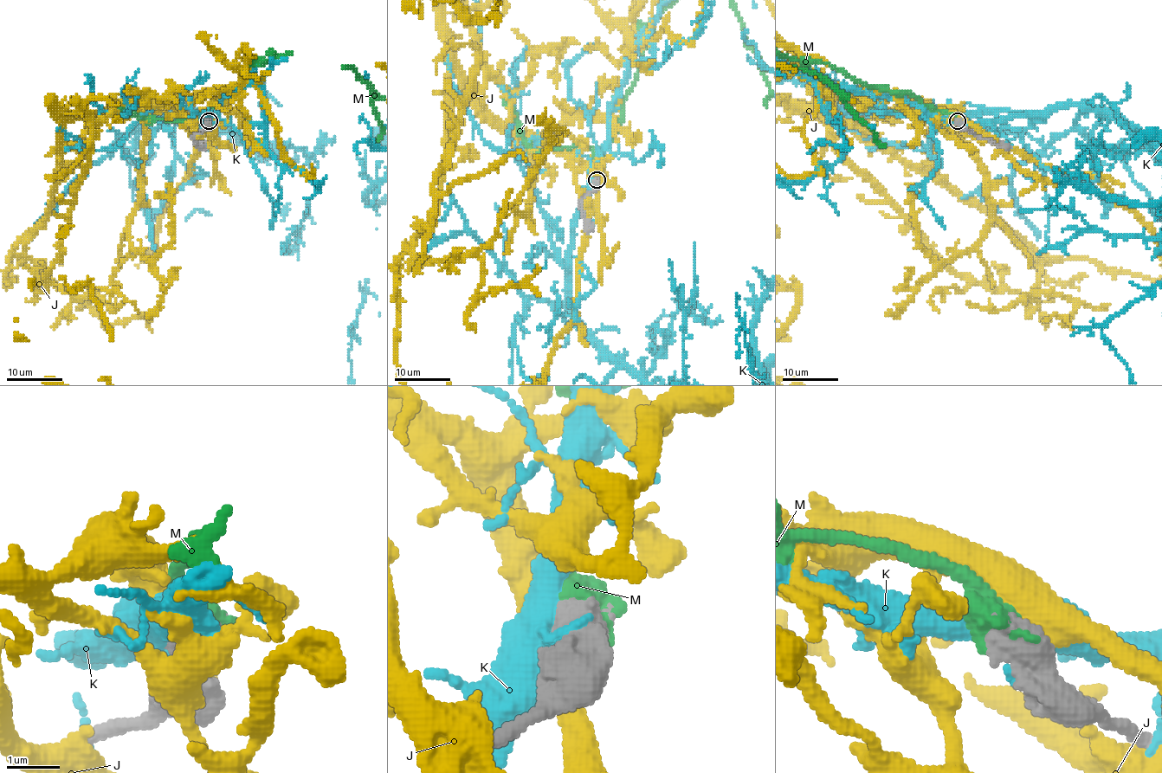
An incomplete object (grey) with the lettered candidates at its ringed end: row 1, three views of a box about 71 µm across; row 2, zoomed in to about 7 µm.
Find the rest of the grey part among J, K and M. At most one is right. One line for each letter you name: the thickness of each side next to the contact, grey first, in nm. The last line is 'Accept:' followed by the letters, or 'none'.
M: calibres 850 and 600 nm
Accept: M

